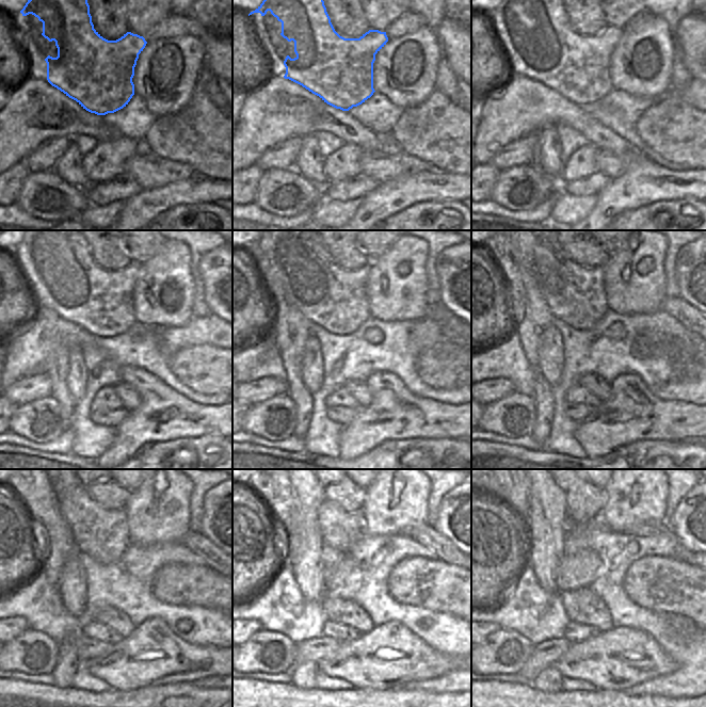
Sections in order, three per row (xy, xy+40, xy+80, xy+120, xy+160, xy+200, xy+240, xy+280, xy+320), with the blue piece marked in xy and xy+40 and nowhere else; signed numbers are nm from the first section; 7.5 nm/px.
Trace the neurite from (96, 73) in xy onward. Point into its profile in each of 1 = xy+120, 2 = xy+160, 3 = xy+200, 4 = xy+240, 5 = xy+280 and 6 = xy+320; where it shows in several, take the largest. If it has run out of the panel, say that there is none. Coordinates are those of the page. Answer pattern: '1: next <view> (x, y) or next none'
1: next xy+120 (100, 302)
2: next xy+160 (336, 300)
3: next xy+200 (575, 294)
4: next xy+240 (100, 533)
5: next xy+280 (339, 529)
6: next xy+320 (570, 525)

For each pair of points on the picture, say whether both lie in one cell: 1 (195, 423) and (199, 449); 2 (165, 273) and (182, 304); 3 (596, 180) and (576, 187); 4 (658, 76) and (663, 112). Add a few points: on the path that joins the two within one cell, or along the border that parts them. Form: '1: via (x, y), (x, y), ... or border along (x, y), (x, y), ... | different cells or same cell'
1: border along (221, 436), (182, 436), (173, 439) | different cells
2: via (169, 280), (172, 284), (172, 293), (175, 296) | same cell
3: via (591, 185), (581, 187) | same cell
4: border along (670, 90), (656, 101) | different cells

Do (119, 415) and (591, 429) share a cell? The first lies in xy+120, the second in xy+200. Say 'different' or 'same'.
different

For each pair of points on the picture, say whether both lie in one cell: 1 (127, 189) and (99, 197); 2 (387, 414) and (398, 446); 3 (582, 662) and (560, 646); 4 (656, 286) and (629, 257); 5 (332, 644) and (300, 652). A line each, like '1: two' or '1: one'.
1: one
2: two
3: two
4: one
5: one

